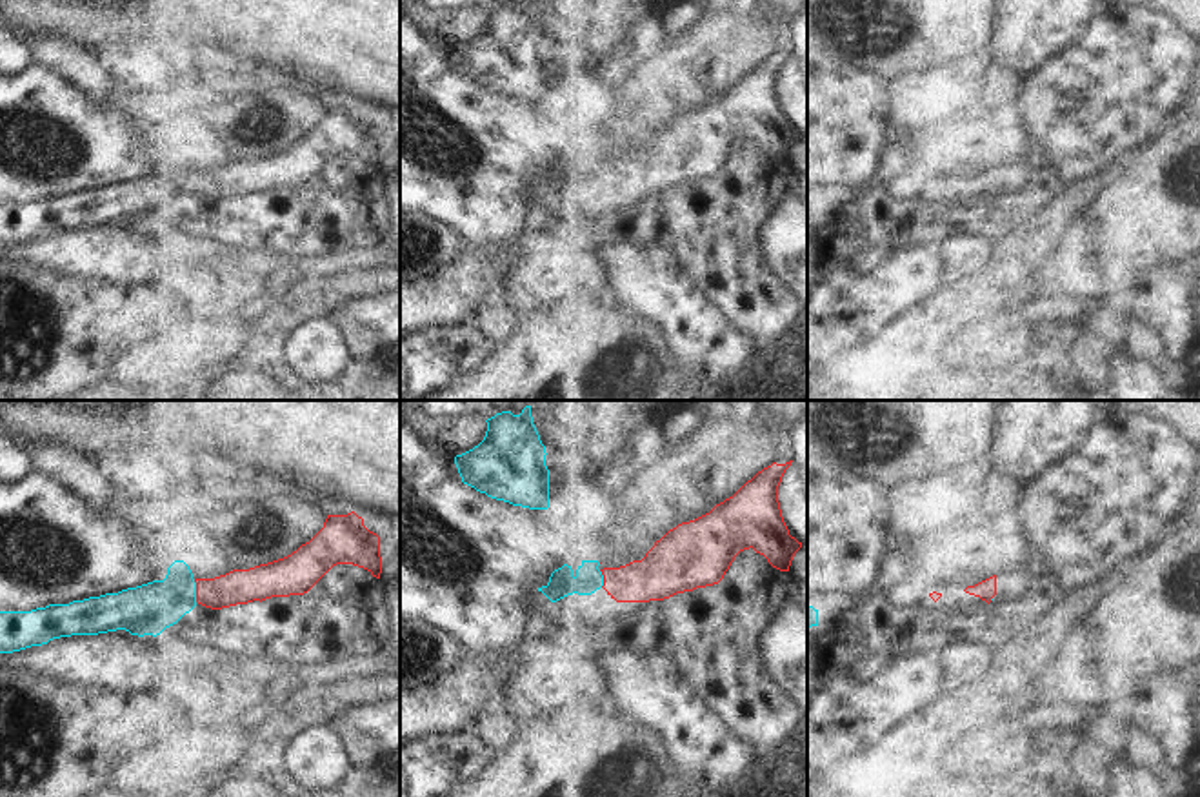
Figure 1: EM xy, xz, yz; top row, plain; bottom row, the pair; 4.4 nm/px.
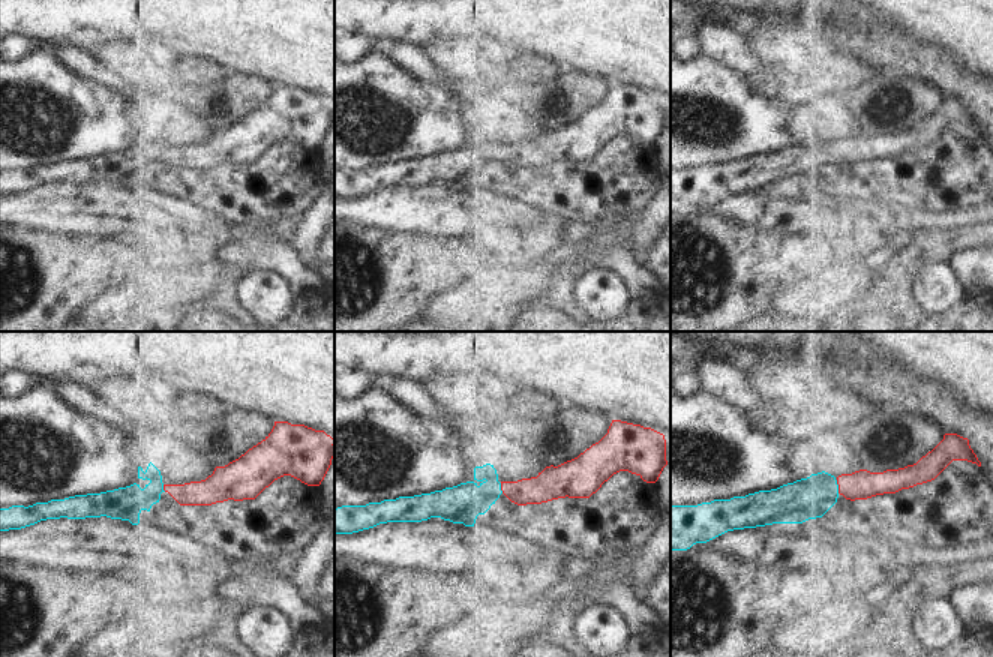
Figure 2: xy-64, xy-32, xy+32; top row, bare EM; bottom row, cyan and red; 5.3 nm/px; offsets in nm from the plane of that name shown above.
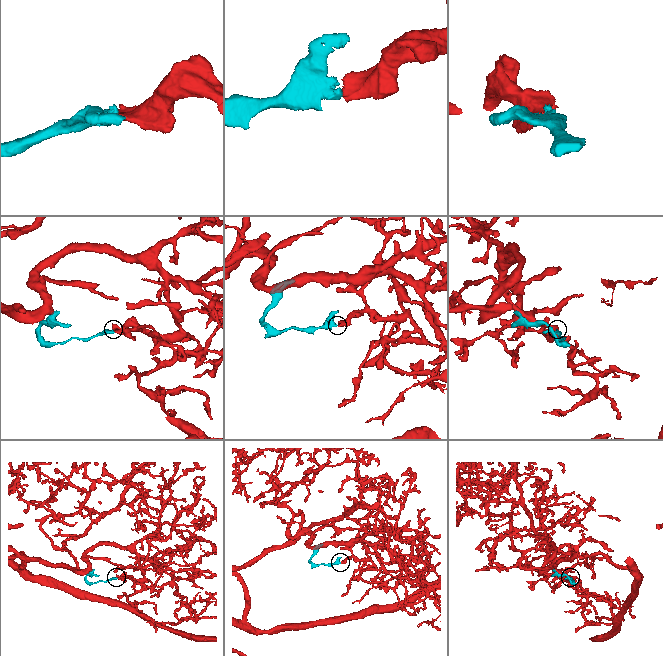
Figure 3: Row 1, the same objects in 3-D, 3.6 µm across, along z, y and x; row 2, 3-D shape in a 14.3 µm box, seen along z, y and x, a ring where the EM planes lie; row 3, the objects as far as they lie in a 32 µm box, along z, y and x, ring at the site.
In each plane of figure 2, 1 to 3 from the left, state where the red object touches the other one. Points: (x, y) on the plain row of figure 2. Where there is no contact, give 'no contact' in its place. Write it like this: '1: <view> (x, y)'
1: xy-64 (162, 152)
2: xy-32 (500, 152)
3: xy+32 (837, 150)

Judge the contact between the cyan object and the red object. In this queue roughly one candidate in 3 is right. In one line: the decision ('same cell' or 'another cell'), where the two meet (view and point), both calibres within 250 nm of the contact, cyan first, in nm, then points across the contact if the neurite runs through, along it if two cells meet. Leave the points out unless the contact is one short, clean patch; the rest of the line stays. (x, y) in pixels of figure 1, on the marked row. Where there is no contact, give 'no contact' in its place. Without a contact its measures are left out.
same cell; meets cyan in xy at (195, 590); 220 nm thick on the cyan side, 160 nm on the other

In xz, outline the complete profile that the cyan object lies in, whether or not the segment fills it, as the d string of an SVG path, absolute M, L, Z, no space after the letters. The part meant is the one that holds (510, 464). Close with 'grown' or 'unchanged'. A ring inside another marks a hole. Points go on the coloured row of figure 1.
M525 406L520 415L511 411L496 413L487 419L484 440L473 449L456 455L455 464L462 482L485 493L491 499L522 506L529 509L549 508L549 469L545 466L545 446L533 424L531 406Z; unchanged

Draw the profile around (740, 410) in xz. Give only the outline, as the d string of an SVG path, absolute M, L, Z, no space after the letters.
M727 400L731 406L731 419L742 422L756 415L756 408L764 400Z

